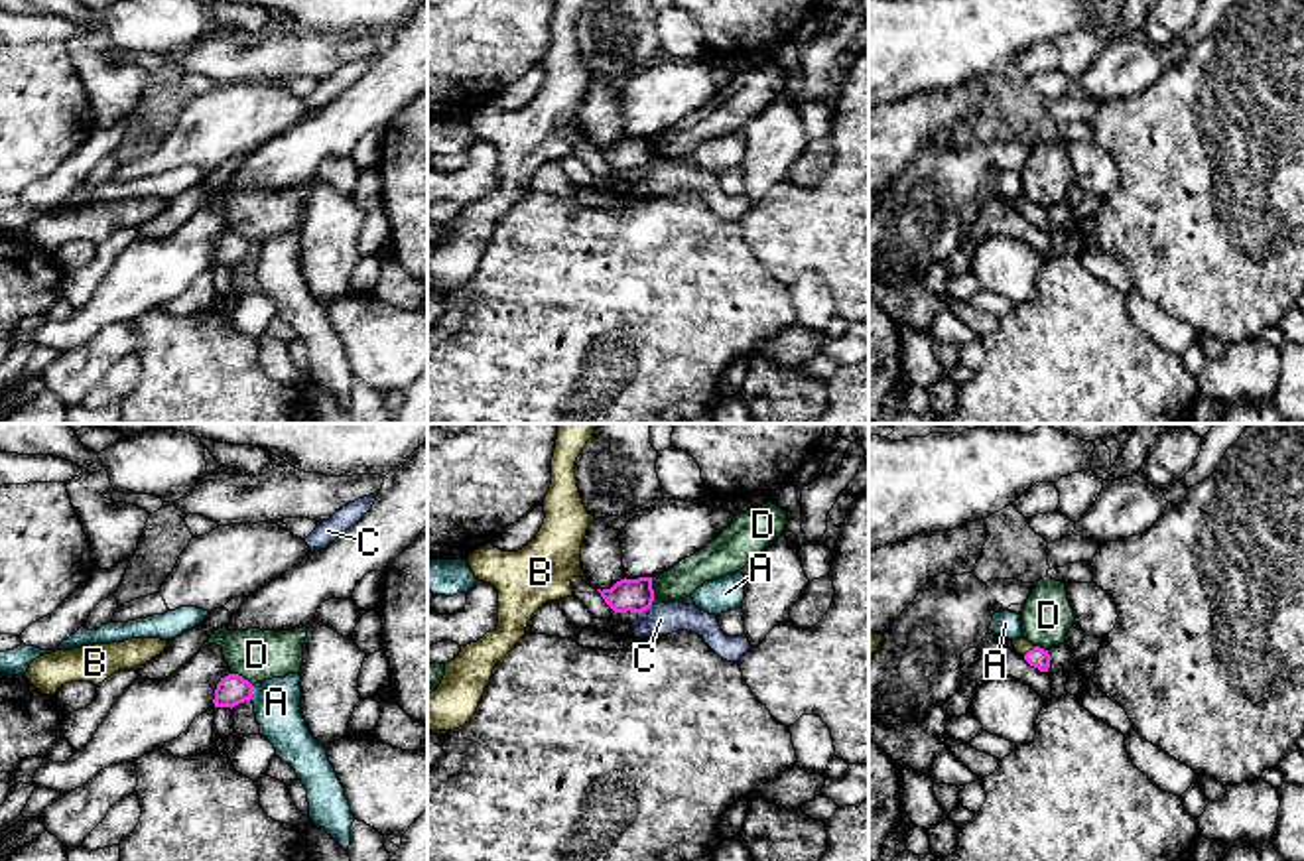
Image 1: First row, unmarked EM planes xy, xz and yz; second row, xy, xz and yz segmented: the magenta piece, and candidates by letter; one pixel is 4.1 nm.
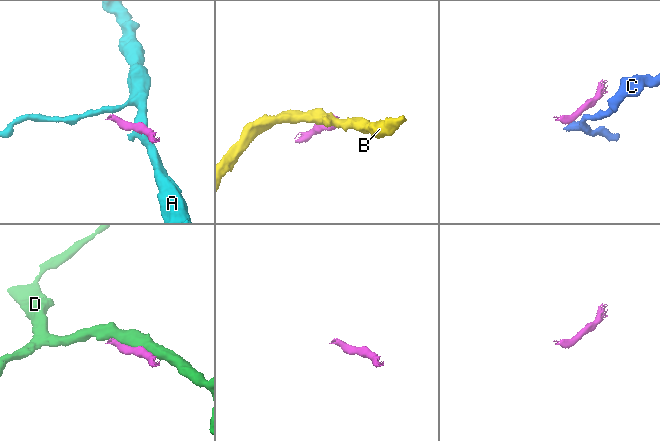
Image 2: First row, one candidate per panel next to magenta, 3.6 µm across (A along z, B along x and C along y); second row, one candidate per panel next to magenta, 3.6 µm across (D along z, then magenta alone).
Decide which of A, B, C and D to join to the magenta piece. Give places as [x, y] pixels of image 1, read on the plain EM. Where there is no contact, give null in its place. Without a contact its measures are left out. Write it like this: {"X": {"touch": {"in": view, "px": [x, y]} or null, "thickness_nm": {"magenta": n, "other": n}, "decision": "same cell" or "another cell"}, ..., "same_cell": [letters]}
{"A": {"touch": {"in": "xy", "px": [253, 249]}, "thickness_nm": {"magenta": 120, "other": 190}, "decision": "another cell"}, "B": {"touch": {"in": "yz", "px": [1029, 209]}, "thickness_nm": {"magenta": 80, "other": 70}, "decision": "same cell"}, "C": {"touch": {"in": "xz", "px": [645, 168]}, "thickness_nm": {"magenta": 140, "other": 130}, "decision": "another cell"}, "D": {"touch": {"in": "xz", "px": [652, 150]}, "thickness_nm": {"magenta": 140, "other": 140}, "decision": "another cell"}, "same_cell": ["B"]}

